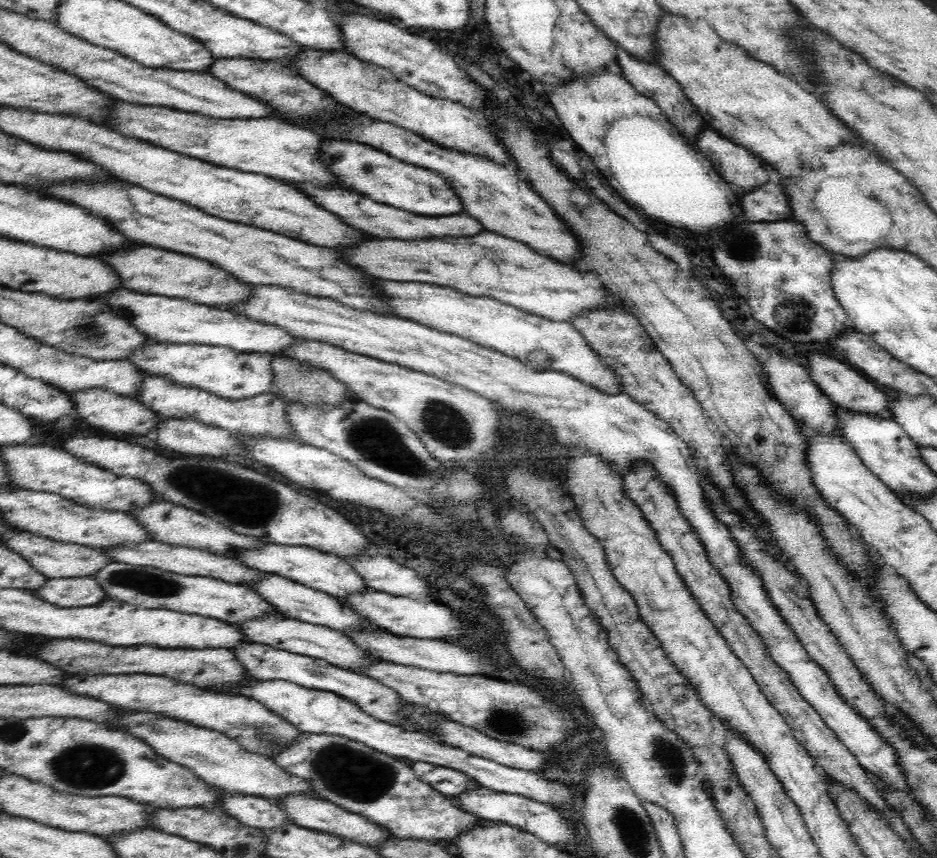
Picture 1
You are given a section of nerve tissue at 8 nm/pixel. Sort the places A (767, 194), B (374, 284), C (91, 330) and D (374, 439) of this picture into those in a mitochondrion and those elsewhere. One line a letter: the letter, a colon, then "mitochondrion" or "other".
A: other
B: other
C: mitochondrion
D: mitochondrion

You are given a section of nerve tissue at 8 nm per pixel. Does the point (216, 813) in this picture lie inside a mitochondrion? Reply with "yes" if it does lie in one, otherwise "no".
no

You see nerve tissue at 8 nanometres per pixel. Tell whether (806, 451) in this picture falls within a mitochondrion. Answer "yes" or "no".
no

